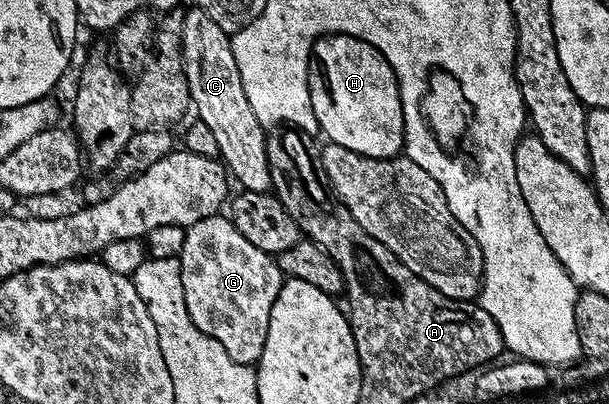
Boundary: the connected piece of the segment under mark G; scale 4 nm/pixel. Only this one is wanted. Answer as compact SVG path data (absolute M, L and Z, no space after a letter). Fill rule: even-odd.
M216 214L184 231L183 251L177 259L181 266L186 306L193 322L207 336L221 342L229 358L239 364L254 365L261 358L261 350L265 350L265 336L269 334L269 316L285 279L276 257L272 253L257 250L257 246L253 246L253 242L249 242L249 238L245 238L245 234L237 230L230 218Z

